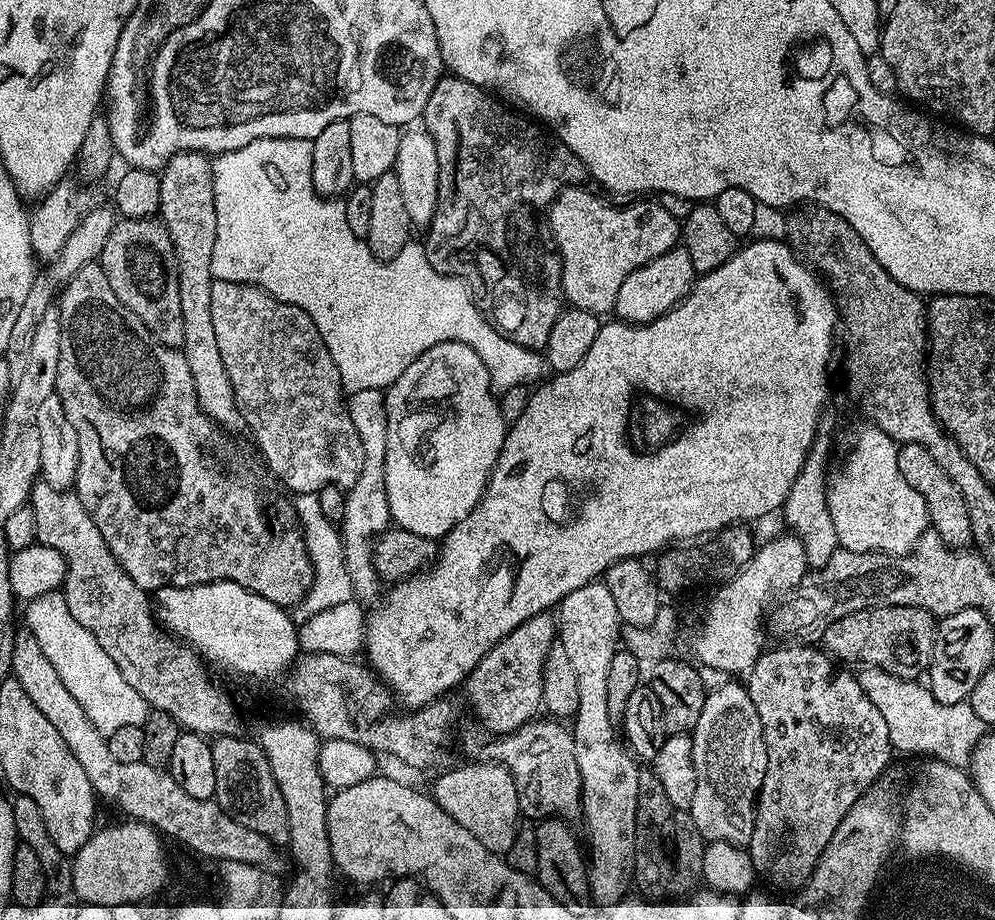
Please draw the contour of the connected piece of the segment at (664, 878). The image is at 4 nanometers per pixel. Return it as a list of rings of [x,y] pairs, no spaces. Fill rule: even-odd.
[[[641,770],[638,774],[638,818],[636,819],[636,866],[634,869],[634,884],[635,887],[640,887],[645,897],[652,902],[668,902],[673,898],[684,898],[693,891],[692,888],[697,883],[701,883],[704,871],[702,870],[702,858],[704,857],[704,849],[706,847],[706,841],[704,835],[698,830],[698,826],[694,826],[694,818],[692,817],[691,811],[683,812],[678,810],[674,806],[674,802],[670,802],[669,796],[666,794],[666,790],[662,790],[662,786],[658,782],[655,771],[652,770]]]

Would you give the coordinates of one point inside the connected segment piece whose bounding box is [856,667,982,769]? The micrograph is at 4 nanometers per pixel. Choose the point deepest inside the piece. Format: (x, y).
(917, 724)

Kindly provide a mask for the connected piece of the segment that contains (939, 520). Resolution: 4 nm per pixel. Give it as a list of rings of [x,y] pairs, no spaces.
[[[900,444],[898,447],[898,470],[918,494],[922,494],[922,502],[926,502],[928,511],[928,523],[931,531],[942,538],[947,548],[964,550],[972,544],[972,527],[970,526],[970,510],[966,510],[964,495],[958,490],[958,486],[948,477],[946,470],[938,466],[934,454],[930,454],[928,448],[917,444]]]

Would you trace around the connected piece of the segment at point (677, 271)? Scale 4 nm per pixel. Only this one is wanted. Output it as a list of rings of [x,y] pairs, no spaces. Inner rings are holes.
[[[683,246],[670,249],[666,254],[651,260],[646,266],[634,270],[616,295],[615,315],[625,324],[648,324],[659,316],[665,316],[692,291],[698,274],[690,262],[690,254]]]

